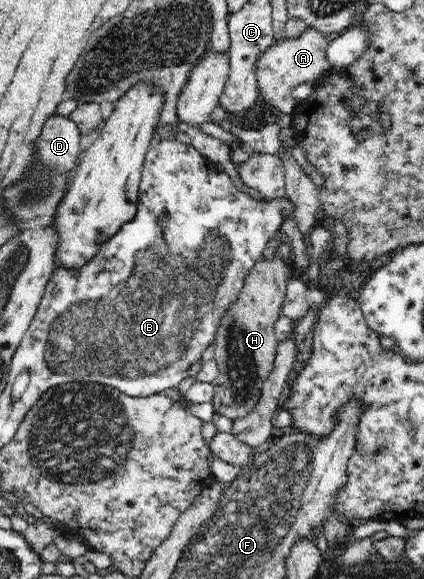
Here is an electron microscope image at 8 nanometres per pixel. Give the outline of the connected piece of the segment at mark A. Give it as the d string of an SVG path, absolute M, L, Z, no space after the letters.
M307 27L301 36L275 42L256 63L256 76L259 92L262 92L261 104L271 105L283 113L293 114L301 103L294 98L292 89L304 82L315 82L329 70L329 60L325 56L330 41L339 34L322 33L314 27Z

